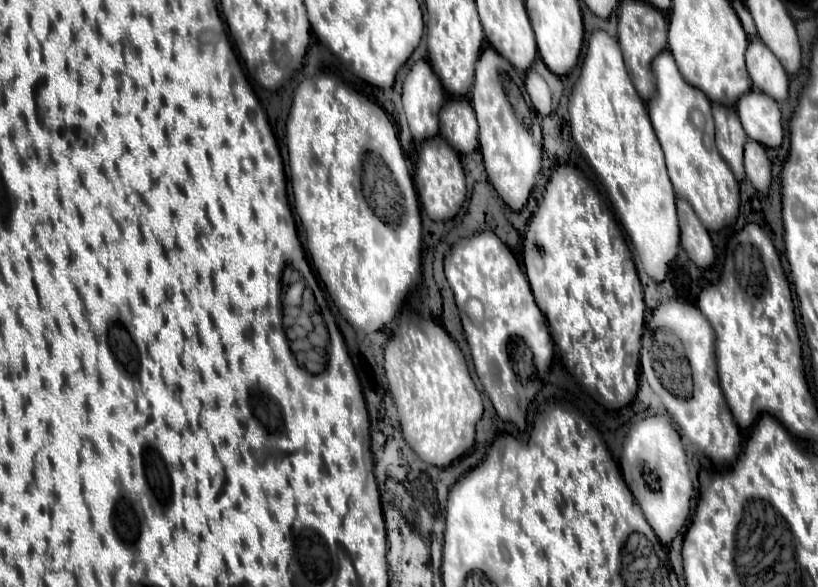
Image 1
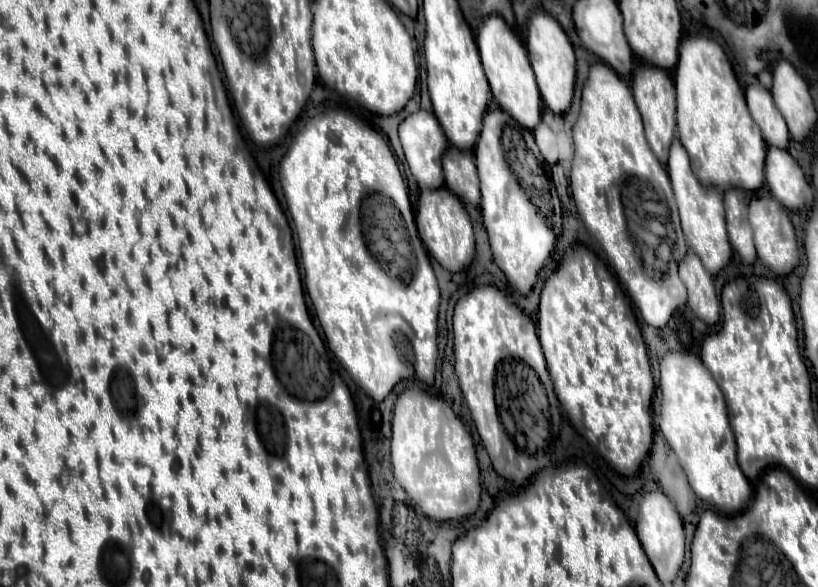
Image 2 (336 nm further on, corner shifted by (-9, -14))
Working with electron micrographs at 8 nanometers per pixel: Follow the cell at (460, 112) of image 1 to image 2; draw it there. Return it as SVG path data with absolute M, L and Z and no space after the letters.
M450 147L444 153L444 179L446 189L452 191L462 203L480 203L480 185L472 151L460 151Z

